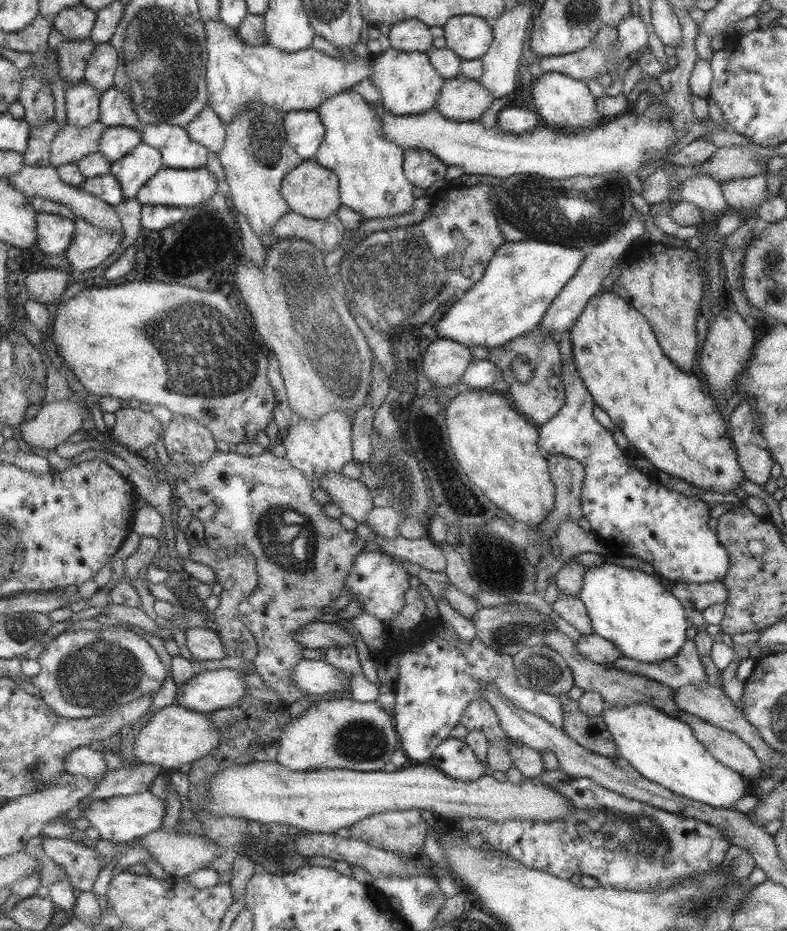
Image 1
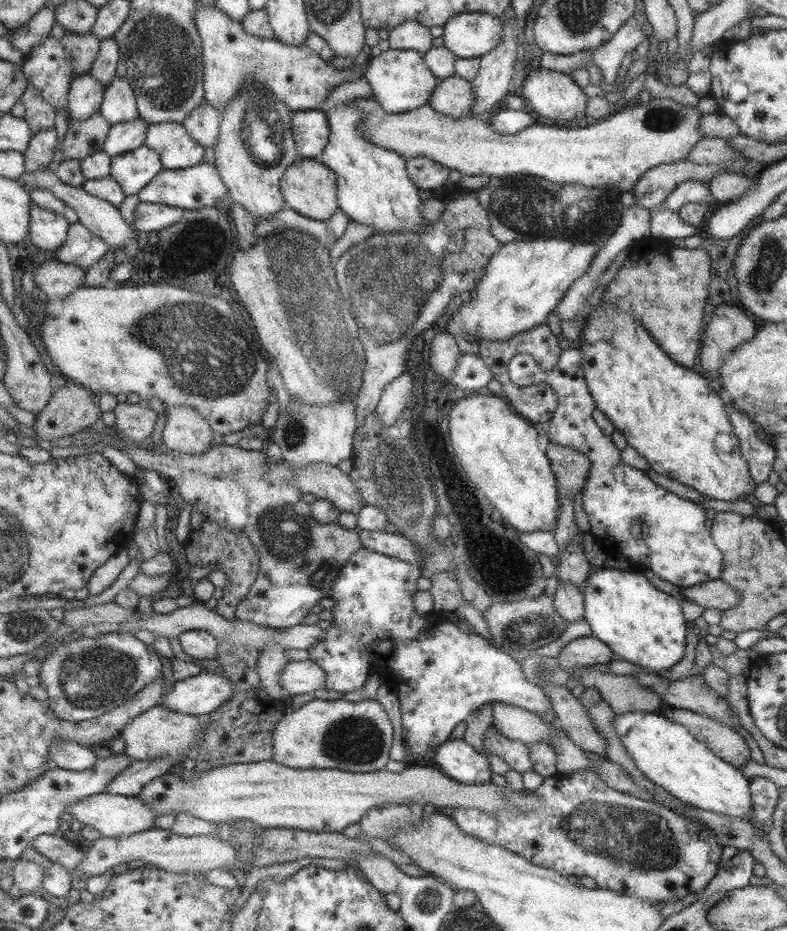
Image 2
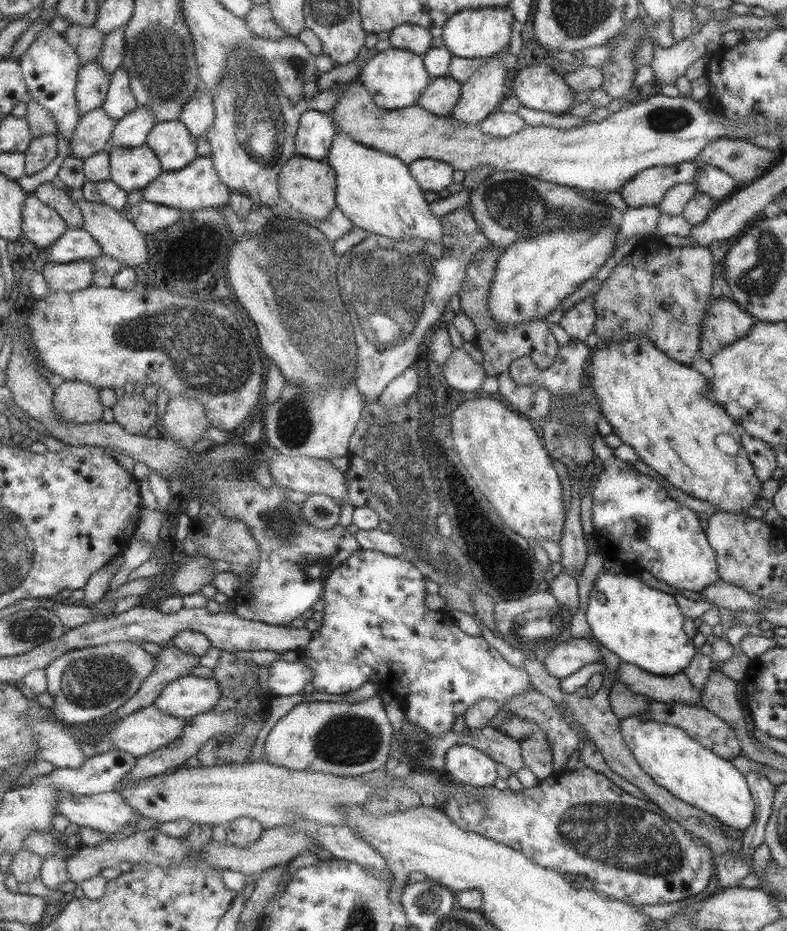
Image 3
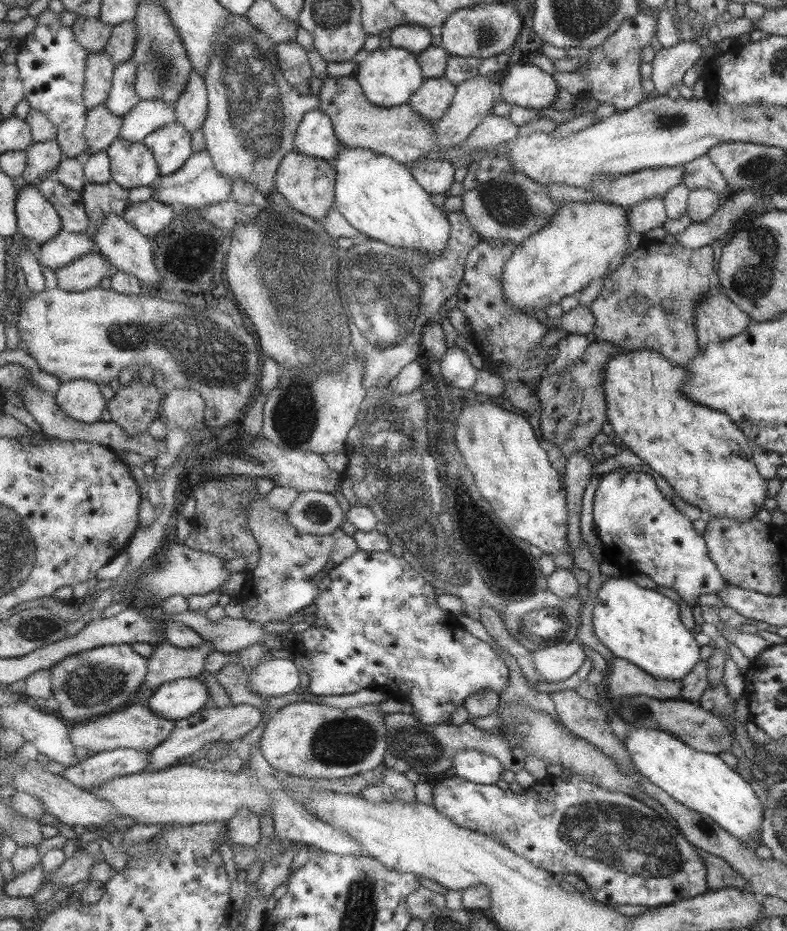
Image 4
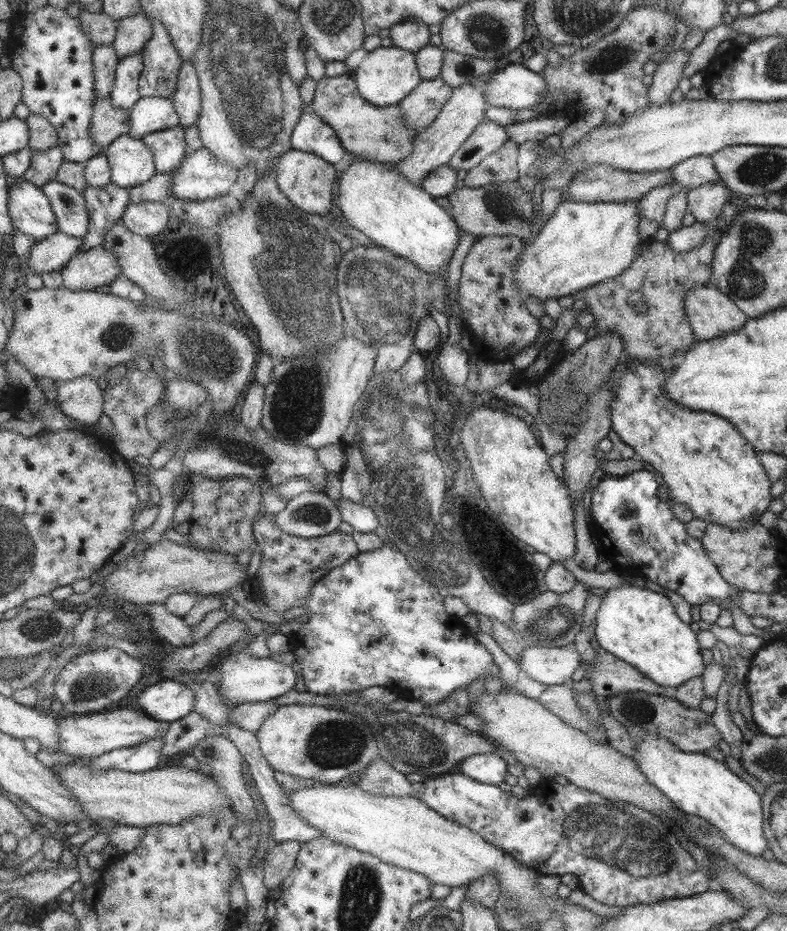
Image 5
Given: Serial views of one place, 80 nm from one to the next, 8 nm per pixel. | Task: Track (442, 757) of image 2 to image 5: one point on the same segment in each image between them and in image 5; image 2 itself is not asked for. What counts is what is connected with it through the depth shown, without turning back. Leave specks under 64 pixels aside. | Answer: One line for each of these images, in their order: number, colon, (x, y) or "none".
3: (466, 765)
4: (474, 766)
5: (485, 768)

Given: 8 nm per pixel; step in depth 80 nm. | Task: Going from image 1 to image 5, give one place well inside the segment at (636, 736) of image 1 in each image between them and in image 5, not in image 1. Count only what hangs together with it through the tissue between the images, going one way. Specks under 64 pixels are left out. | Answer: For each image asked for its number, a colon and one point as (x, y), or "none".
2: (666, 752)
3: (706, 781)
4: (702, 782)
5: (697, 785)

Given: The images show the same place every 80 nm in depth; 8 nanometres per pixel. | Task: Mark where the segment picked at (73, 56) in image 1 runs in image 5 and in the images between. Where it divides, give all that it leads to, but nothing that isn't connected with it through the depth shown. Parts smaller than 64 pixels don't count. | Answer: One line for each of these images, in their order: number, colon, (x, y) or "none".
2: (85, 48)
3: (89, 41)
4: (94, 34)
5: (103, 29)

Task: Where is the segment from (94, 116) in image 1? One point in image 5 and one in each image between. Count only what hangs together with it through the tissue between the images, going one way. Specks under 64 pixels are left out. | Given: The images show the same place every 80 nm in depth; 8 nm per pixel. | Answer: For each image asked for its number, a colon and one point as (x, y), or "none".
2: (87, 95)
3: (94, 83)
4: (101, 67)
5: (106, 58)

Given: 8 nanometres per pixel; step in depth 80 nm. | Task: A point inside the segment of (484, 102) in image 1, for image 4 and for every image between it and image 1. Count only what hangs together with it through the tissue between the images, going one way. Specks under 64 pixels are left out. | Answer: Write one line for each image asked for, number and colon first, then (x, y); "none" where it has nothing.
2: (452, 96)
3: (441, 94)
4: (431, 100)

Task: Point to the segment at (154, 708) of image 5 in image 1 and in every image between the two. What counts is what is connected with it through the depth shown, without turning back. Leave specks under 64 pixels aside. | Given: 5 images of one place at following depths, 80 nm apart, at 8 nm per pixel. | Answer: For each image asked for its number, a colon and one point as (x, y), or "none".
1: (208, 691)
2: (200, 695)
3: (189, 696)
4: (178, 700)

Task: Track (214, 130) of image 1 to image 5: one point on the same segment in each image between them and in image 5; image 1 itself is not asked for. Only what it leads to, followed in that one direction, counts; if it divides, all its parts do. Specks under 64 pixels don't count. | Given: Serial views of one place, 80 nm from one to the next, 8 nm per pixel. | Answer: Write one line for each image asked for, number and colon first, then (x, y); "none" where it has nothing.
2: (202, 123)
3: (197, 114)
4: (191, 107)
5: (187, 99)

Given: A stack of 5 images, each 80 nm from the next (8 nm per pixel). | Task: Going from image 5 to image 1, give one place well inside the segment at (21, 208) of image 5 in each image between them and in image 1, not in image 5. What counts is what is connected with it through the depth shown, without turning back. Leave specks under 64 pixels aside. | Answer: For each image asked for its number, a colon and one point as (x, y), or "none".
1: (55, 233)
2: (48, 231)
3: (42, 225)
4: (37, 218)

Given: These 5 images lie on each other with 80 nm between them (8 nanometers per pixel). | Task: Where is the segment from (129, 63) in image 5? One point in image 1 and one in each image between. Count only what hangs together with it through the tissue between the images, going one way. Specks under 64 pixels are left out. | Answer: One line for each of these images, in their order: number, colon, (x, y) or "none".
1: (117, 108)
2: (120, 105)
3: (121, 100)
4: (124, 97)

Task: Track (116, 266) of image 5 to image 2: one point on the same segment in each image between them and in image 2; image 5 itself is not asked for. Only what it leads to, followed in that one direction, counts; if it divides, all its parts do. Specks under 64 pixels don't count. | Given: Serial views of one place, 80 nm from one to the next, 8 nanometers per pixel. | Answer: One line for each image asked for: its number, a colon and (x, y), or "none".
2: (57, 280)
3: (75, 276)
4: (86, 272)

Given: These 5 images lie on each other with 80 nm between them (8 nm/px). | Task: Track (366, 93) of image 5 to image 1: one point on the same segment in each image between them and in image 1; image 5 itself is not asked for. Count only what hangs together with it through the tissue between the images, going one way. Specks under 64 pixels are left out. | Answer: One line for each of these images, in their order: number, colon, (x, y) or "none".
1: (407, 83)
2: (399, 80)
3: (394, 78)
4: (389, 77)

